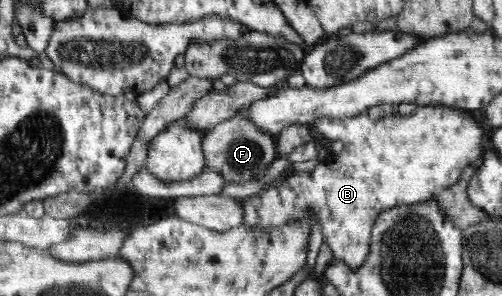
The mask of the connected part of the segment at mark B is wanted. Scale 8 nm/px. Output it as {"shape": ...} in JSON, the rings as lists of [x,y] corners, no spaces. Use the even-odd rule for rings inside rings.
{"shape":[[[418,106],[410,116],[396,114],[376,121],[366,113],[352,118],[319,117],[313,119],[309,127],[330,140],[342,141],[343,150],[338,155],[331,154],[322,165],[317,164],[311,171],[289,174],[274,186],[243,198],[242,225],[282,225],[293,217],[308,217],[312,227],[321,227],[323,241],[331,248],[333,257],[353,270],[359,268],[368,256],[372,227],[381,212],[439,195],[445,188],[457,183],[464,167],[474,163],[477,168],[483,161],[481,157],[484,157],[485,131],[473,116],[467,114],[467,110],[460,108]]]}

